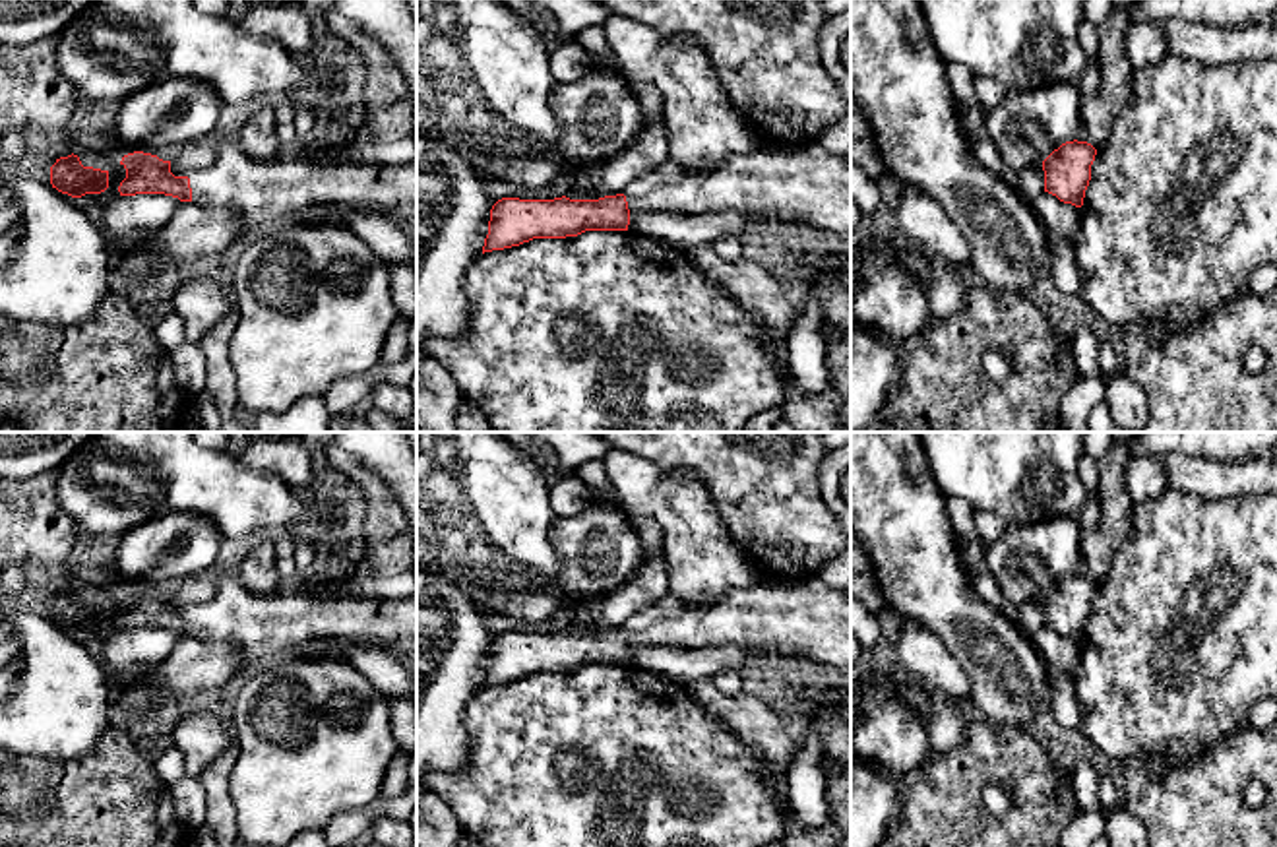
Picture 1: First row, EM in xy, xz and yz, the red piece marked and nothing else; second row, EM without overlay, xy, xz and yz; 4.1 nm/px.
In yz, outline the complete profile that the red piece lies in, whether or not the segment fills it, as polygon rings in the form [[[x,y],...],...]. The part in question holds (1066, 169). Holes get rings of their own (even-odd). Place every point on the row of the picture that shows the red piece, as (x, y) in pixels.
[[[1074,140],[1062,143],[1043,161],[1044,192],[1064,204],[1081,207],[1095,155],[1097,149],[1087,141]]]

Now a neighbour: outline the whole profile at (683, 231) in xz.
[[[709,211],[703,215],[665,213],[632,213],[634,231],[643,233],[667,246],[678,250],[711,244],[723,235],[744,238],[750,233],[771,231],[769,221],[729,211]]]

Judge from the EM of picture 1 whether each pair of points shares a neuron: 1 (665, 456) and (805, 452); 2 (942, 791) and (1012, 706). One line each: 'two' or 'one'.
1: one
2: two

